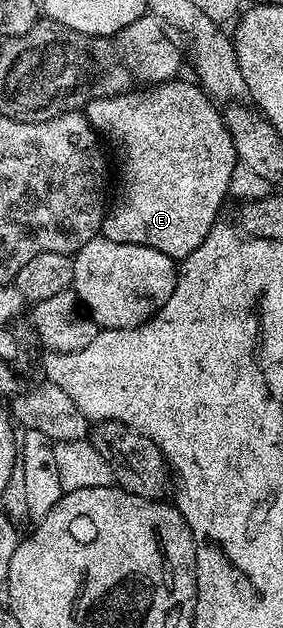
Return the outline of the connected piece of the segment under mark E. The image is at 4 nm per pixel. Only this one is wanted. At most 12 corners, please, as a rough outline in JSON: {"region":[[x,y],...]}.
{"region":[[200,85],[83,110],[117,148],[100,236],[191,255],[239,169]]}

